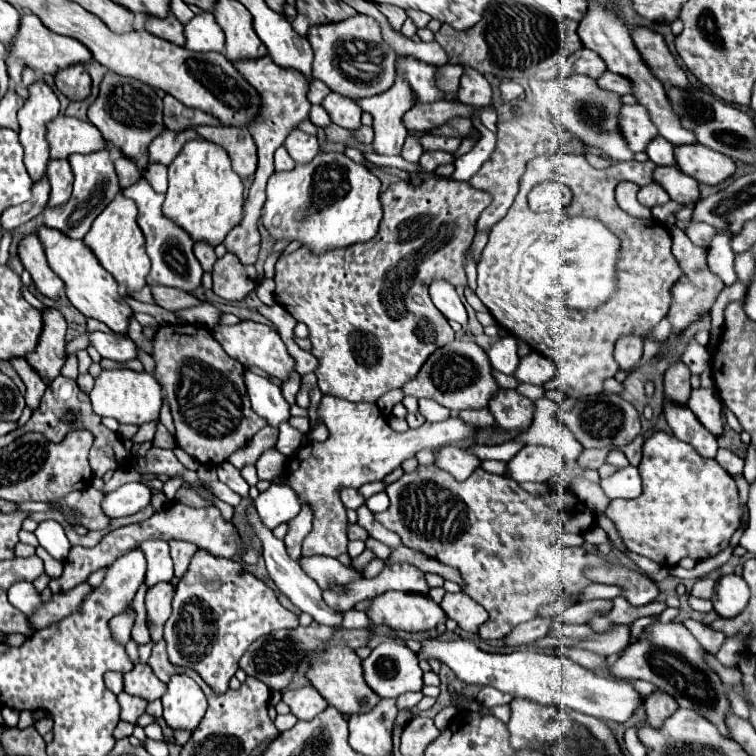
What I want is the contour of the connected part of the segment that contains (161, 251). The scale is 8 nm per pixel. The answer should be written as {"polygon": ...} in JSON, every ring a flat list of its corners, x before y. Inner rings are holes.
{"polygon":[[141,177,137,183,133,183,131,187,121,191,125,197,133,199,139,215,137,215,137,223,145,235,147,241,147,255,151,257,151,273,149,273,149,281,153,283,161,283,161,285,169,285,169,287,179,287,185,291,193,291,195,287,199,287,201,283,201,275,203,269,197,261,197,257,193,255,193,243,191,237,187,237,187,233,183,233,183,229,179,229,179,225,175,225,173,221,167,221,167,217,163,217,163,193,157,193,149,181,145,177]]}

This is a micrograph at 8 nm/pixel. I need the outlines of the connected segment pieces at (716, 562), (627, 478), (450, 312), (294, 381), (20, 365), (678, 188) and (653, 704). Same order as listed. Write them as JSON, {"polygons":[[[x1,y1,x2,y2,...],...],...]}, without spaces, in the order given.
{"polygons":[[[741,503,741,525,739,525,739,529,735,531,733,537,731,537,727,548,714,557,709,557,697,562,695,567,691,570,684,569,679,565,668,567,669,574,681,579,700,579,706,577,711,571,721,567,731,558,734,549,738,546,743,534,743,523,747,521,747,517,749,517,749,515,747,515,747,505]],[[629,465,629,467,617,469,611,477,601,479,601,487,609,499,615,499,615,497,631,499,631,497,639,497,641,493,641,477,637,473,637,467]],[[433,281,429,285,429,295,435,303,435,307,447,317,447,319,453,319,461,325,467,323,467,311,465,311,465,305,461,303,455,287,449,283,449,281]],[[293,371,287,381,284,381,281,385,282,395,290,405,296,403,296,395,300,389,300,383,301,376,296,371]],[[15,357,15,361,11,361,13,369,19,373,19,377,25,381,27,385,27,393,25,393,25,401,29,407,37,407,39,399,41,399,41,393,43,393,43,387,47,387,47,383,43,381,43,377,39,377,35,373,35,369,31,369,31,365,27,363,25,357]],[[657,167,653,181,659,183,669,197,681,205,693,205,699,201,699,183,679,171,679,167]],[[659,689,659,691,645,697,645,709,647,709,649,723,659,727,663,723,663,719,667,719,669,715,673,715,679,709,679,705,671,695,667,695]]]}

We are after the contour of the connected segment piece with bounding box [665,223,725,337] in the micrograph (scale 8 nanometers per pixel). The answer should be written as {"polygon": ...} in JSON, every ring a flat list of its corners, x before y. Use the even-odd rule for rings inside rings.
{"polygon":[[667,225,671,237,673,237,673,255,679,261,679,267,683,269,683,275,679,277,679,281,673,285,671,295,673,295,673,303,669,309,669,319,671,319,671,337,673,333,679,333,681,329,685,329,693,319,699,317,699,313,705,313,711,309,711,305,715,303,717,295,721,293,721,289,725,287,721,277,715,275,709,265,707,265,707,253,699,253,699,247,693,245,689,241,689,237,677,227,677,225]]}

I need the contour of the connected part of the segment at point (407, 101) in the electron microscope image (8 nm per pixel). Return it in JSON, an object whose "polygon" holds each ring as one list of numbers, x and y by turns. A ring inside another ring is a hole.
{"polygon":[[397,77,395,85,375,97,355,101,363,111,373,115,373,151,379,155,401,155,407,129,401,123,405,111,413,107,413,95,407,83]]}

